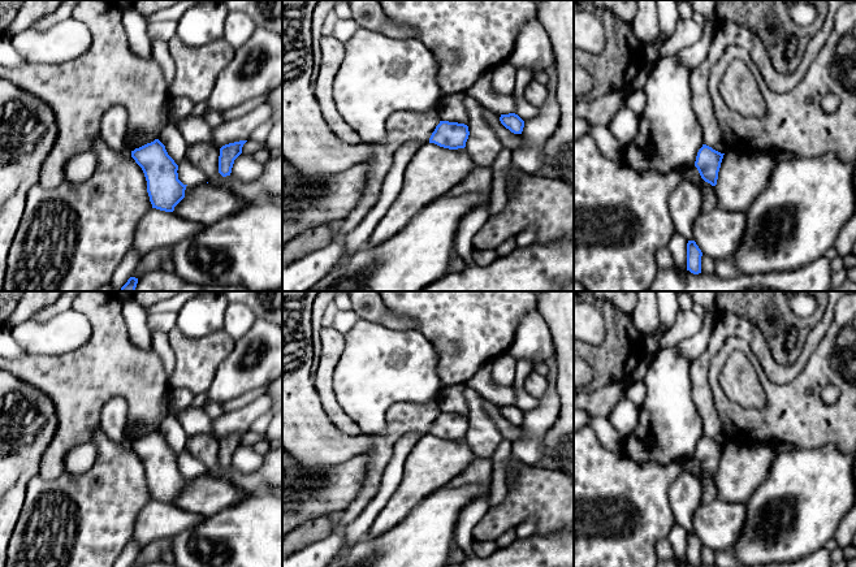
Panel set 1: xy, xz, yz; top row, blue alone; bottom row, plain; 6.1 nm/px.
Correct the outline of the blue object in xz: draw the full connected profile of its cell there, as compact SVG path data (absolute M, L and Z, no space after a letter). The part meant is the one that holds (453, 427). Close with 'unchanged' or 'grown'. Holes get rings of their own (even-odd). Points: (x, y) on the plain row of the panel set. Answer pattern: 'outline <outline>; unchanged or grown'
outline M440 412L429 429L429 434L449 441L464 440L468 430L468 417L458 414Z; unchanged

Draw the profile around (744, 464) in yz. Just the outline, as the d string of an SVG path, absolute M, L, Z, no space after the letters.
M726 441L716 476L718 501L745 503L768 477L774 456L768 442Z

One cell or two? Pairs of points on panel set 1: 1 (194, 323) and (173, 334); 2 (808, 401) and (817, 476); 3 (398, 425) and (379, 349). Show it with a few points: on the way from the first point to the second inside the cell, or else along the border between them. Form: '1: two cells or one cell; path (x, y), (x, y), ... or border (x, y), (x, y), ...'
1: two cells; border (176, 327), (190, 337), (202, 337), (210, 333)
2: two cells; border (796, 448), (834, 445), (842, 453)
3: two cells; border (424, 405), (396, 402), (381, 433)

